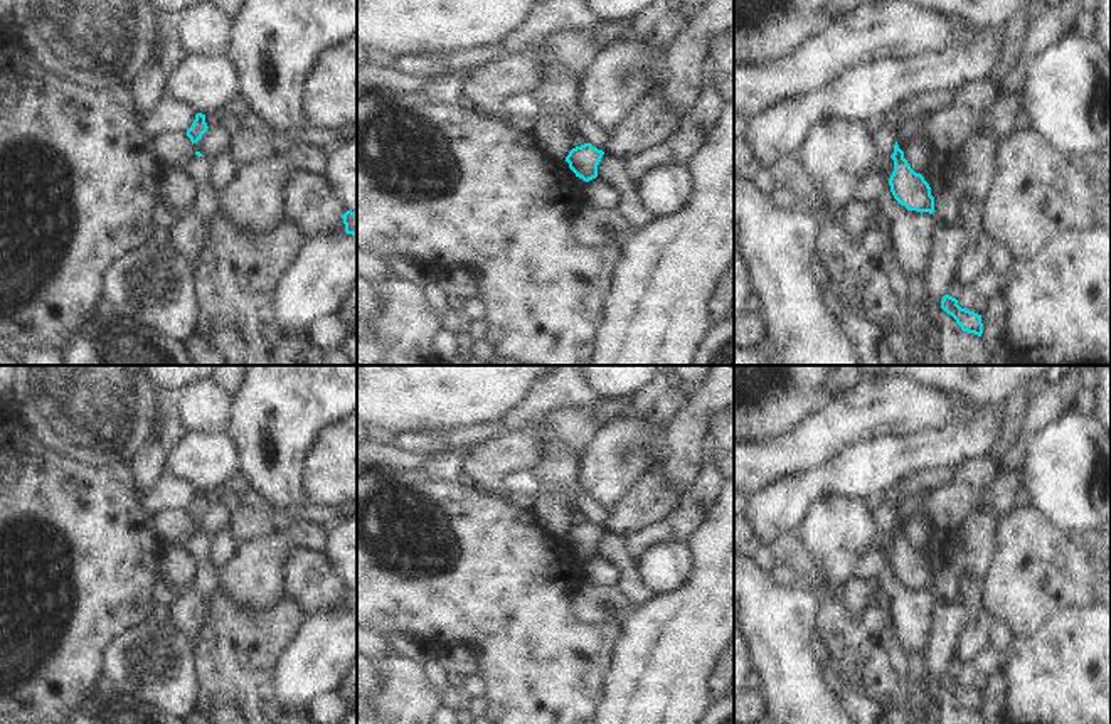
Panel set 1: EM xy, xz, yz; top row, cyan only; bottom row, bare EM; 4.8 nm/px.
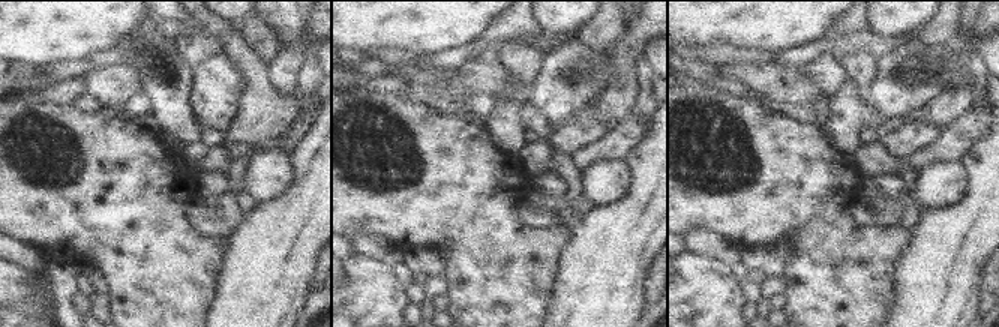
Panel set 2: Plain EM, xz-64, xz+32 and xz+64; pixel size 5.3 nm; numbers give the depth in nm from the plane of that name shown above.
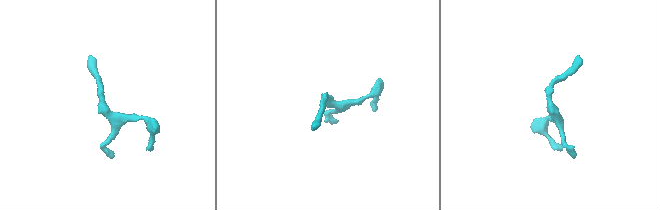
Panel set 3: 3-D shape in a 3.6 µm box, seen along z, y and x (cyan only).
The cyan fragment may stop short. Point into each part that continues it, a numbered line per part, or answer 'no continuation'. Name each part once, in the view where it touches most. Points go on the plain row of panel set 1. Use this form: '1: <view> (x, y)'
no continuation

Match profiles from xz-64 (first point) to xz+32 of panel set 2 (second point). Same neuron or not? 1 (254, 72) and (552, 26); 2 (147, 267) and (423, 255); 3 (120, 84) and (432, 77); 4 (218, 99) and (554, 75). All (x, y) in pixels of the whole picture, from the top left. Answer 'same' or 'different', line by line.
1: different
2: different
3: different
4: same

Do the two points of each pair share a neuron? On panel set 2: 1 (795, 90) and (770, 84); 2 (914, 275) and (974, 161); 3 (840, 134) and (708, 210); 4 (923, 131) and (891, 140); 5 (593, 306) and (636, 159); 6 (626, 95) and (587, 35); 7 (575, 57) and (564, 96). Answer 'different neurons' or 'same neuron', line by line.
1: same neuron
2: same neuron
3: different neurons
4: same neuron
5: same neuron
6: different neurons
7: same neuron

